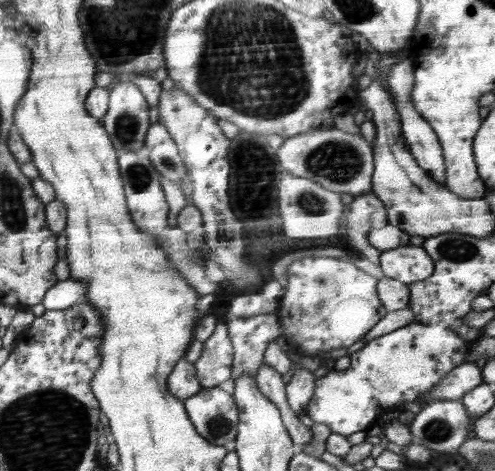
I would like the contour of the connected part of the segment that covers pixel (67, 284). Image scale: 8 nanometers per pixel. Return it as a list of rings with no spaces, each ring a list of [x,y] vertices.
[[[64,279],[58,281],[48,293],[41,303],[46,310],[64,310],[73,308],[81,302],[85,302],[87,294],[87,284],[84,281],[76,279]]]

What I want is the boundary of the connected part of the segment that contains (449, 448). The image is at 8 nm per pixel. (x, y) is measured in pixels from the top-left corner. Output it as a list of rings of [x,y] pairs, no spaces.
[[[435,400],[423,404],[409,429],[413,442],[439,453],[454,454],[468,438],[470,418],[462,400]]]

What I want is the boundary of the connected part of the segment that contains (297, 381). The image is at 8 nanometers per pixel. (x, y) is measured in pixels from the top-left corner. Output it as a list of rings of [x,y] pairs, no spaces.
[[[305,368],[296,369],[290,376],[285,386],[286,396],[290,408],[301,418],[304,419],[304,412],[315,389],[316,378],[312,371]]]

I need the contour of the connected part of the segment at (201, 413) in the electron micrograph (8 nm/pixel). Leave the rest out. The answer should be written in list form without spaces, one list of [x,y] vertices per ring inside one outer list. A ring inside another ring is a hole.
[[[219,386],[201,388],[194,396],[186,398],[189,418],[194,418],[198,434],[206,434],[216,446],[233,445],[237,435],[239,410],[232,394]]]

